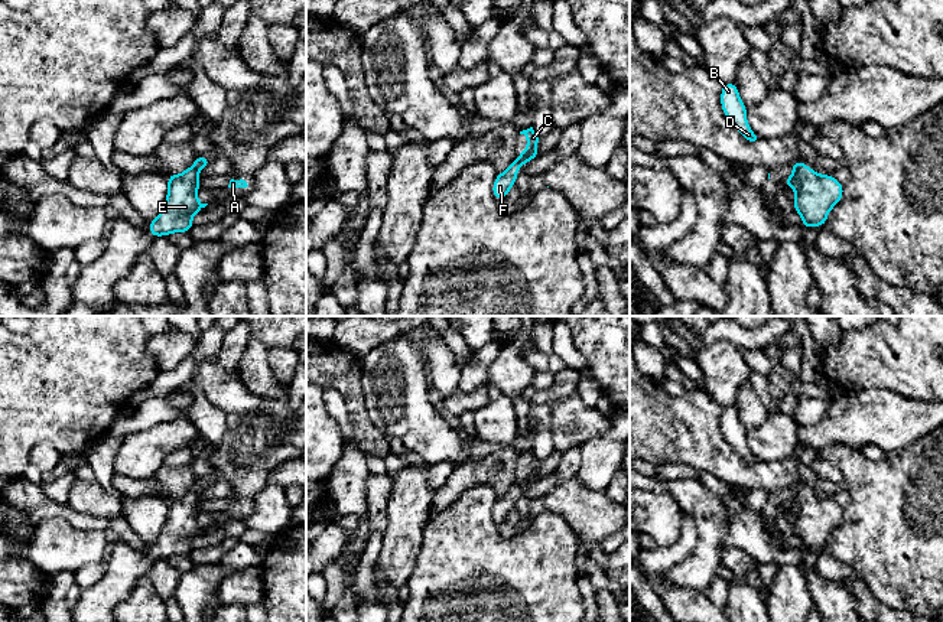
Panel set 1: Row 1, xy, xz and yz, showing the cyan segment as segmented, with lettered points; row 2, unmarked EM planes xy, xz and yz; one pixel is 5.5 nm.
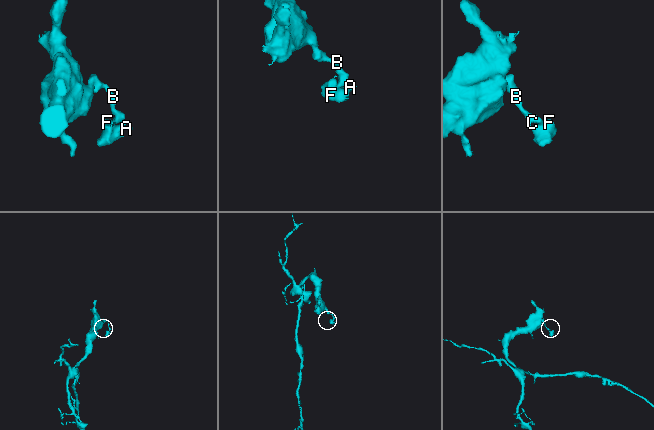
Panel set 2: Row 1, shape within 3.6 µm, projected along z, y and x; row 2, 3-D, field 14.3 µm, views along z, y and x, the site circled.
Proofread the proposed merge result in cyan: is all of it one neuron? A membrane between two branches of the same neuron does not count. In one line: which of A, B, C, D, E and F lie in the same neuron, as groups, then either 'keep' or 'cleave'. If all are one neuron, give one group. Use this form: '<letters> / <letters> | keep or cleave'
A E F / B C D | cleave

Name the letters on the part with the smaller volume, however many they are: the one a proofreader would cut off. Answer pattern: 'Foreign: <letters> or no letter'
Foreign: A, E, F

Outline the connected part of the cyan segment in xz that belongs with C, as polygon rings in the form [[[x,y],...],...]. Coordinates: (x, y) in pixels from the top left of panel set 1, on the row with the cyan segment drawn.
[[[533,127],[520,131],[520,134],[524,134],[527,137],[526,150],[517,154],[517,163],[518,166],[523,166],[539,156],[537,143],[540,141],[542,137],[533,130]]]

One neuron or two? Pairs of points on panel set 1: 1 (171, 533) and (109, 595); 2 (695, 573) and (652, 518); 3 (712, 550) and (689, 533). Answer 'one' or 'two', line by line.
1: one
2: two
3: two

